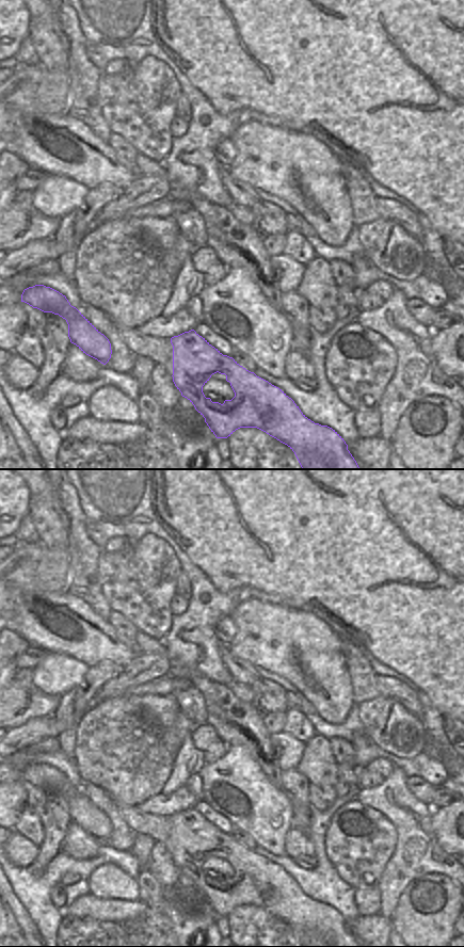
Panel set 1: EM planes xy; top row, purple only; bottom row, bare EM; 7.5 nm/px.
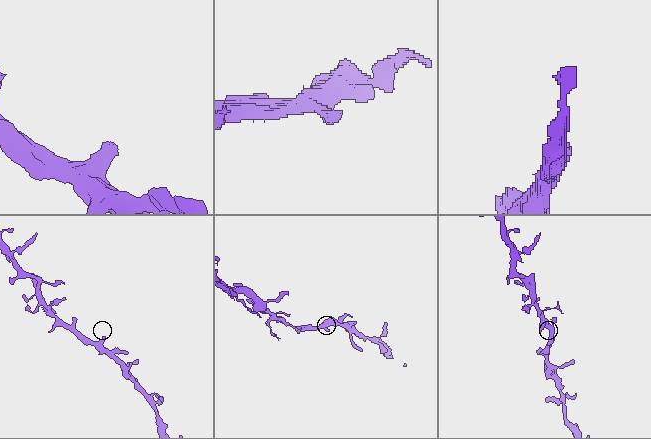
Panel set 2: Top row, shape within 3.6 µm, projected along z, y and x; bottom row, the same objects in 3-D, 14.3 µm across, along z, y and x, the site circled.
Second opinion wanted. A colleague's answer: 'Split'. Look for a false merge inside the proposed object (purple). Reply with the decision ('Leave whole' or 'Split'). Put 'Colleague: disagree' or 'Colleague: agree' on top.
Colleague: disagree
Leave whole.

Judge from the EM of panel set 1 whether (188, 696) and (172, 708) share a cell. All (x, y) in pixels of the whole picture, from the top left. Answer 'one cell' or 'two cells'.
two cells

